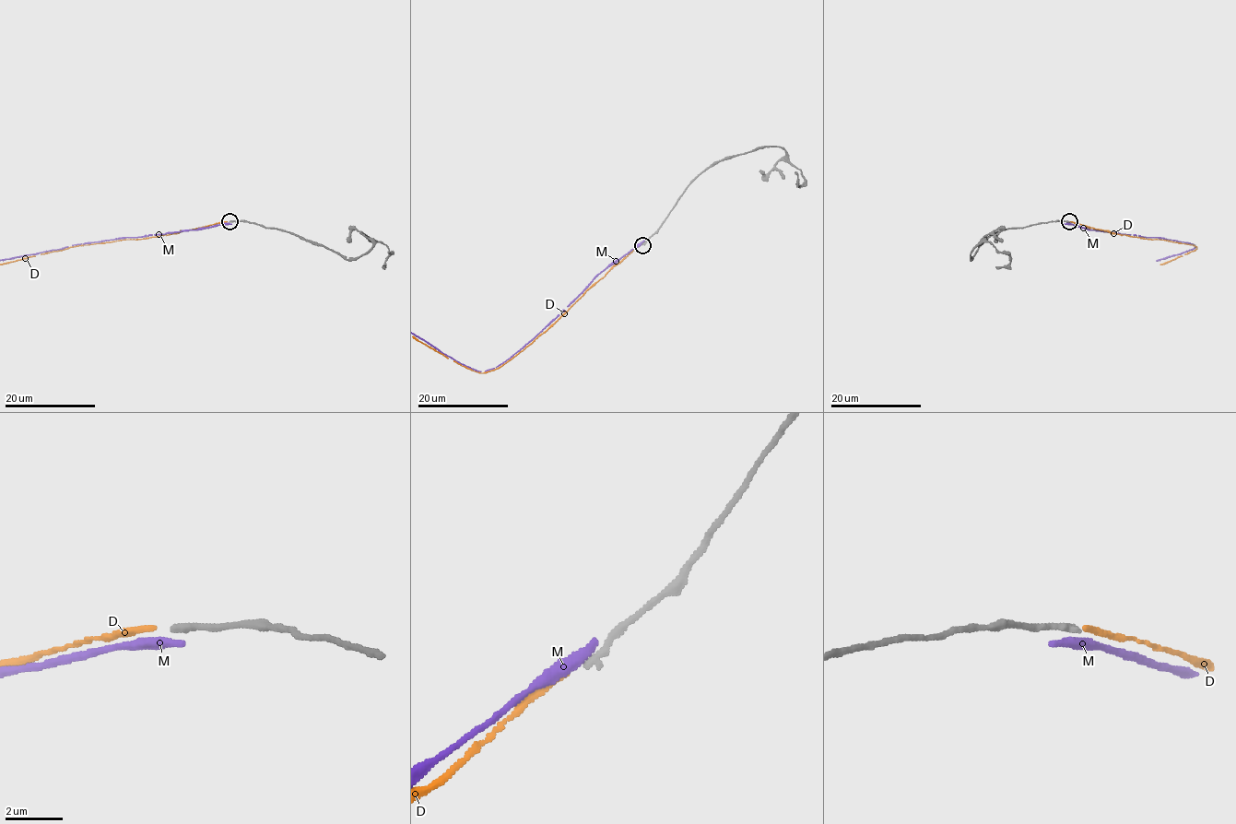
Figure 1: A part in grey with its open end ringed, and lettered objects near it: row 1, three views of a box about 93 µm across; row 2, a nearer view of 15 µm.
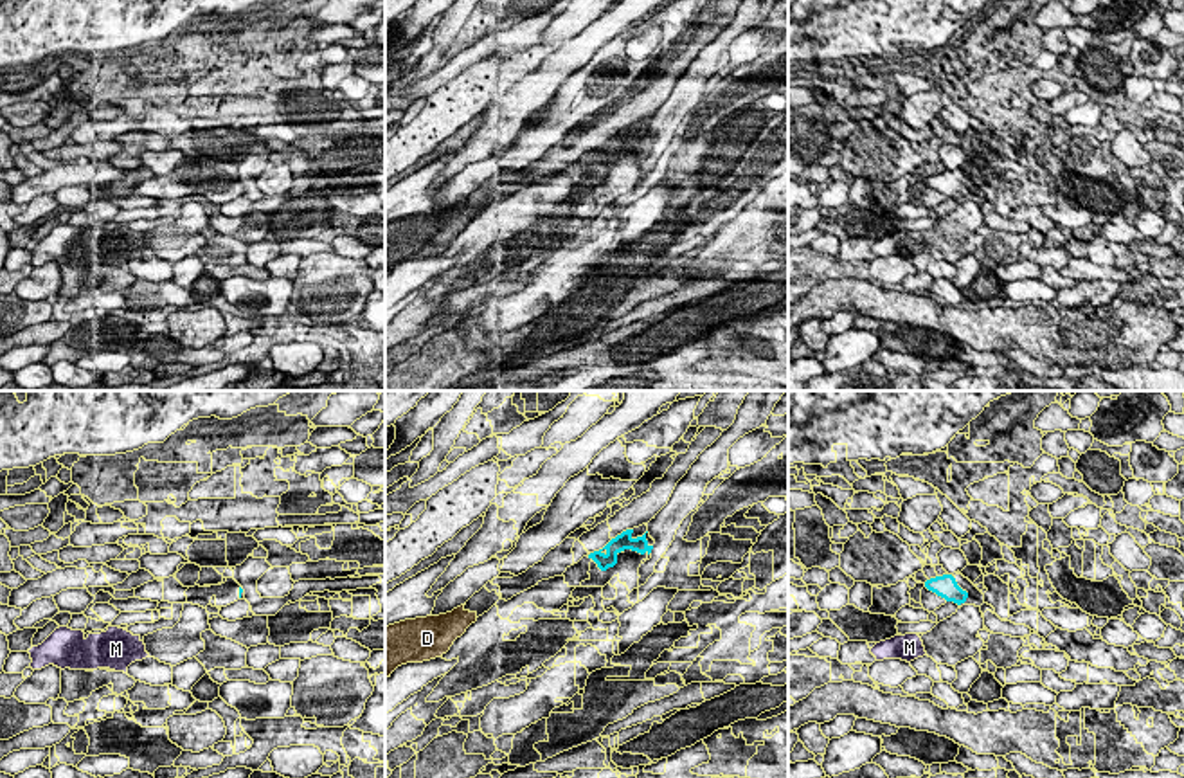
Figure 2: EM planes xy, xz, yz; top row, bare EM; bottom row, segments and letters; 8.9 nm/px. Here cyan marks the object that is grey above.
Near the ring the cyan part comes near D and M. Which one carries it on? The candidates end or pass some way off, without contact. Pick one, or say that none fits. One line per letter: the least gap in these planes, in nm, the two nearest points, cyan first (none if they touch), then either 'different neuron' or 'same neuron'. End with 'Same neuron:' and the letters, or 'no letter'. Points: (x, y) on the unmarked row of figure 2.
D: 1100 nm | xz (589, 153), (475, 209) | different neuron
M: 400 nm | yz (938, 191), (916, 231) | different neuron
Same neuron: no letter

